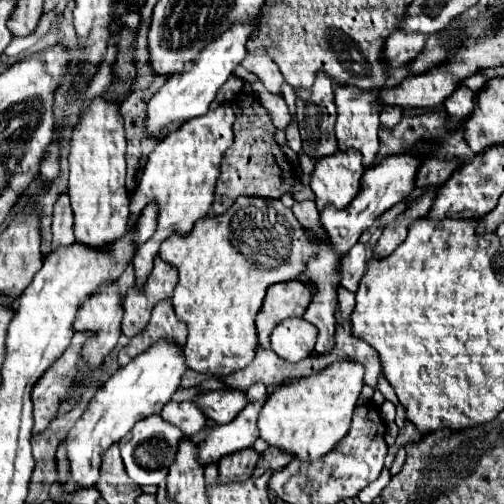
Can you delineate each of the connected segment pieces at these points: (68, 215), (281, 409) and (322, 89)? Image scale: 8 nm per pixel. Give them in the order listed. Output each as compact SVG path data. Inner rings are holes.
M59 193L57 201L55 201L51 229L53 229L53 249L75 241L75 237L73 237L73 211L71 211L67 193Z
M337 361L335 365L313 375L283 383L269 393L263 403L259 413L261 437L269 445L285 449L303 461L319 459L329 453L349 431L361 387L363 365L355 365L355 361Z
M319 73L315 77L315 83L311 89L295 89L297 95L297 123L301 131L301 141L303 141L303 151L311 159L319 159L323 155L331 155L337 151L337 141L335 141L335 103L333 103L333 83L327 73Z

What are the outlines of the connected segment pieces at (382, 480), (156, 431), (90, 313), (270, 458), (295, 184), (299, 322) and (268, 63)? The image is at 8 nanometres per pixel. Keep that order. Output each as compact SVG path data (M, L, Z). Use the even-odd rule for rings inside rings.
M385 467L383 473L381 473L381 477L375 479L375 481L373 481L373 483L359 495L361 503L371 503L371 501L381 493L381 489L383 489L389 481L391 481L391 471L389 471L389 467Z
M151 415L151 417L145 417L143 421L139 421L139 425L135 425L135 429L131 429L131 433L127 437L123 437L123 441L119 441L121 457L123 457L123 463L125 463L129 477L137 485L159 485L159 483L163 483L167 479L169 465L175 459L177 441L181 437L183 437L183 433L175 425L165 423L159 415Z
M115 283L103 287L99 293L95 293L93 297L89 297L83 303L83 307L79 309L79 315L75 319L75 329L77 331L95 331L97 333L93 339L89 339L83 345L83 359L79 363L79 371L83 375L87 375L91 367L99 365L115 349L119 333L121 333L121 319L123 319L123 305L121 305L121 295L119 295Z
M267 449L263 455L261 455L261 461L263 461L263 467L269 469L269 471L275 471L275 469L283 469L291 457L287 457L287 453L279 453L279 449Z
M239 119L237 125L233 125L233 133L235 133L233 147L227 149L223 157L221 173L215 185L215 201L211 207L215 215L225 213L233 205L235 197L239 195L261 195L269 199L279 199L283 193L289 191L293 193L295 201L305 201L315 197L309 186L301 185L301 181L293 177L291 163L285 159L285 155L281 153L279 145L273 139L273 133L275 133L273 125L265 125L265 121L261 119L257 121Z
M293 317L281 321L273 329L271 349L285 361L301 361L313 353L315 339L317 339L317 329L303 317L299 319Z
M245 57L241 65L247 71L255 73L261 79L261 83L267 87L269 93L281 93L283 75L279 73L279 67L271 61L271 57Z

